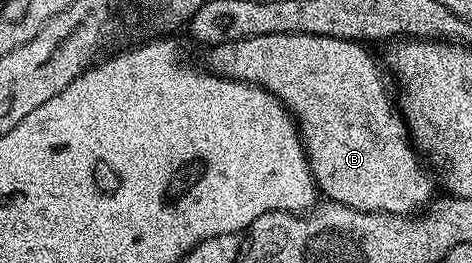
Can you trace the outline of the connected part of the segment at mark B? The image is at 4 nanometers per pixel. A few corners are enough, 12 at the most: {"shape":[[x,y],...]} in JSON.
{"shape":[[315,34],[209,47],[277,98],[315,187],[413,215],[427,167],[367,47]]}

